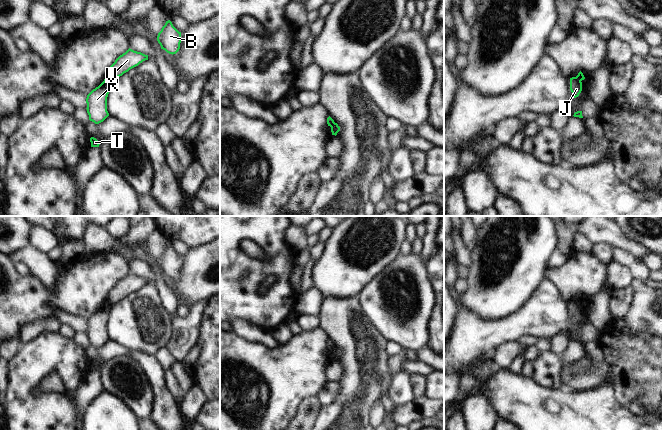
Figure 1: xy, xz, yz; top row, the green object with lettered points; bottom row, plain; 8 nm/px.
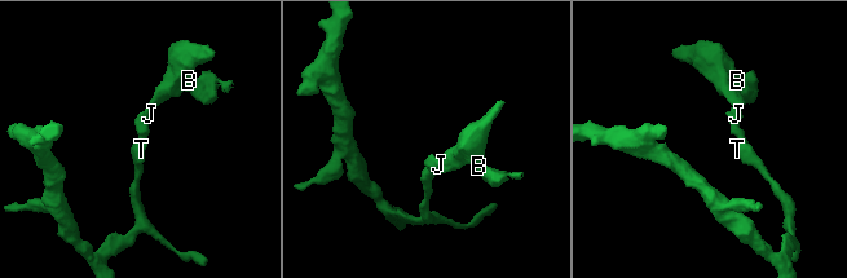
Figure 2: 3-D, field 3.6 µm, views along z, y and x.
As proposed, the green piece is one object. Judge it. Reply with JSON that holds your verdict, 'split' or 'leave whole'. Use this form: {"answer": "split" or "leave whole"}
{"answer": "split"}

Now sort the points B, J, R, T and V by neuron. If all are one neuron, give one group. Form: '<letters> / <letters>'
B V / J R T

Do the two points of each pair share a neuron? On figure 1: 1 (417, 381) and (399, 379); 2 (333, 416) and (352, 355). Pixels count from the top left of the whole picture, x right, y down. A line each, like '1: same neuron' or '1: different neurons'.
1: different neurons
2: same neuron

